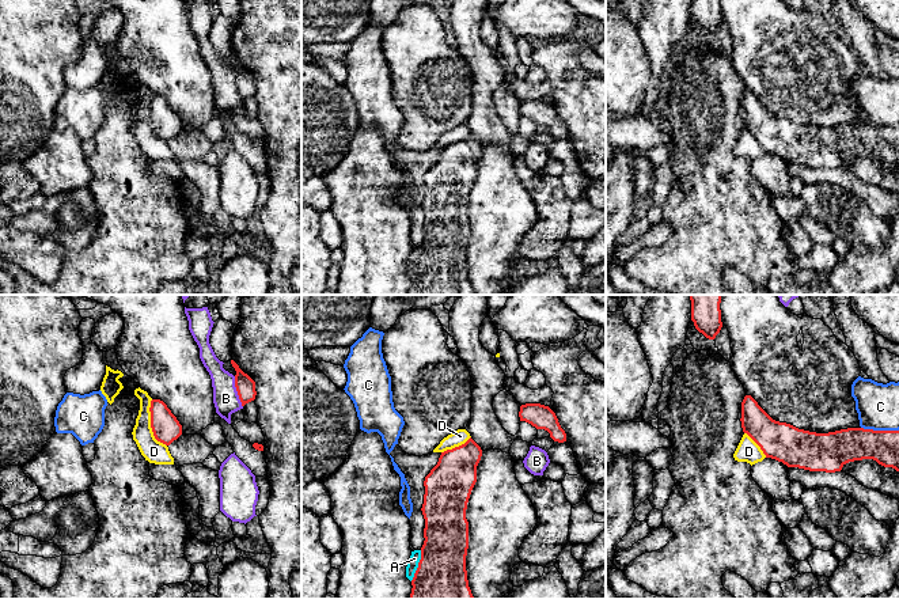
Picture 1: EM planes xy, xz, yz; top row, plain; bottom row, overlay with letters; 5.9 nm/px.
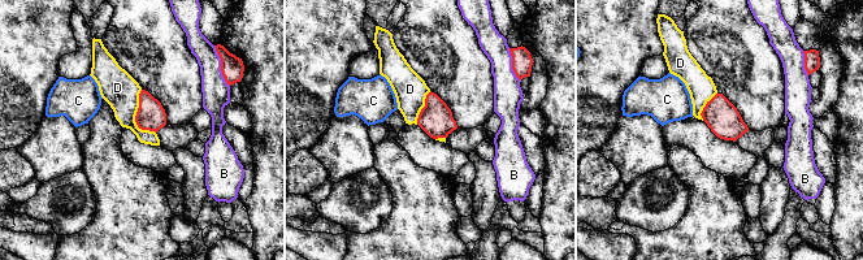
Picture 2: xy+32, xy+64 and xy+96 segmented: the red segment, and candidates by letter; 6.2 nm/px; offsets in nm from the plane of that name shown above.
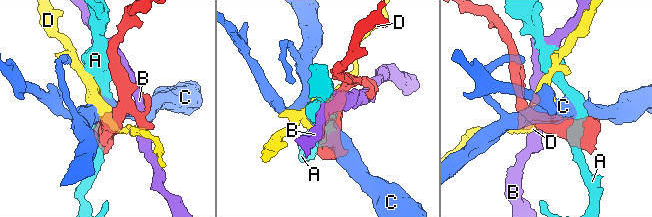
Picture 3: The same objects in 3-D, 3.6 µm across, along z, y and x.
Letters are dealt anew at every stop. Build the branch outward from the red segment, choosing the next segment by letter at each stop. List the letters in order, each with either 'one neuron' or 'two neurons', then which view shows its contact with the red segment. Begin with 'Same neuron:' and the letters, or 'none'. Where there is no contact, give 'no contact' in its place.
Same neuron: none
A: two neurons; contact in xz
B: two neurons; contact in xy
C: two neurons; contact in yz
D: two neurons; contact in xy

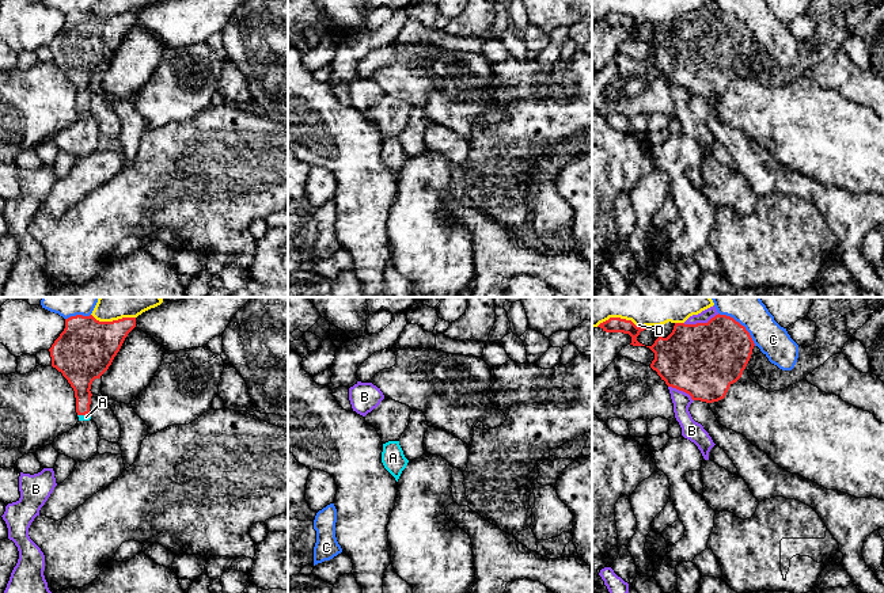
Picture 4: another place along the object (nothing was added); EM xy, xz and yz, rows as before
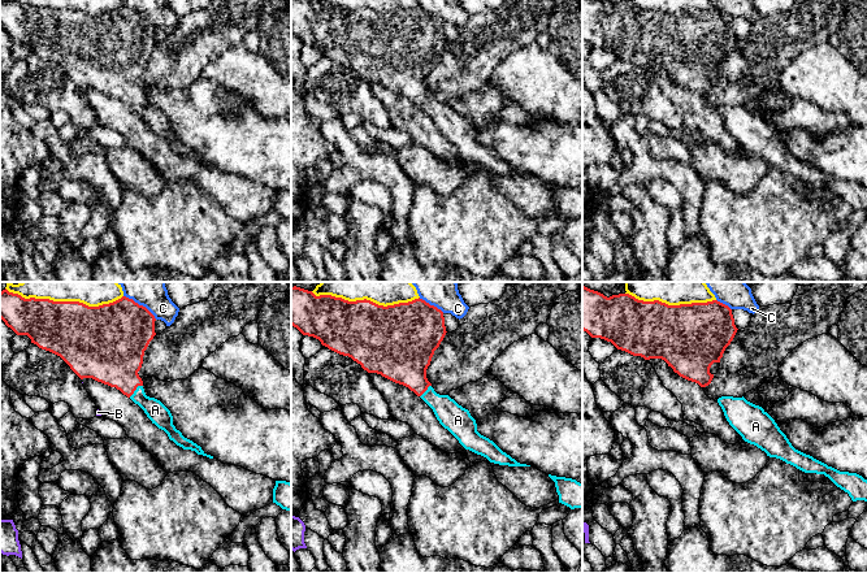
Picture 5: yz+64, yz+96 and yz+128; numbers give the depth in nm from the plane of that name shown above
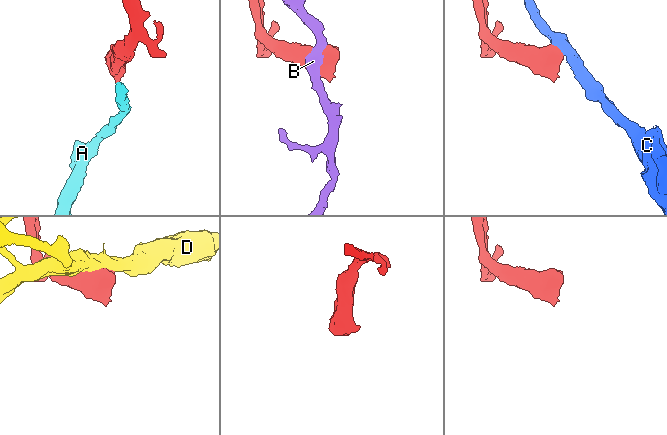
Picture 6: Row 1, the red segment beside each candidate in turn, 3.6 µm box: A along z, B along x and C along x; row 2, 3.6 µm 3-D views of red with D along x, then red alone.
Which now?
Same neuron: A
A: one neuron; contact in xy
B: two neurons; contact in yz
C: two neurons; contact in yz
D: two neurons; contact in yz

